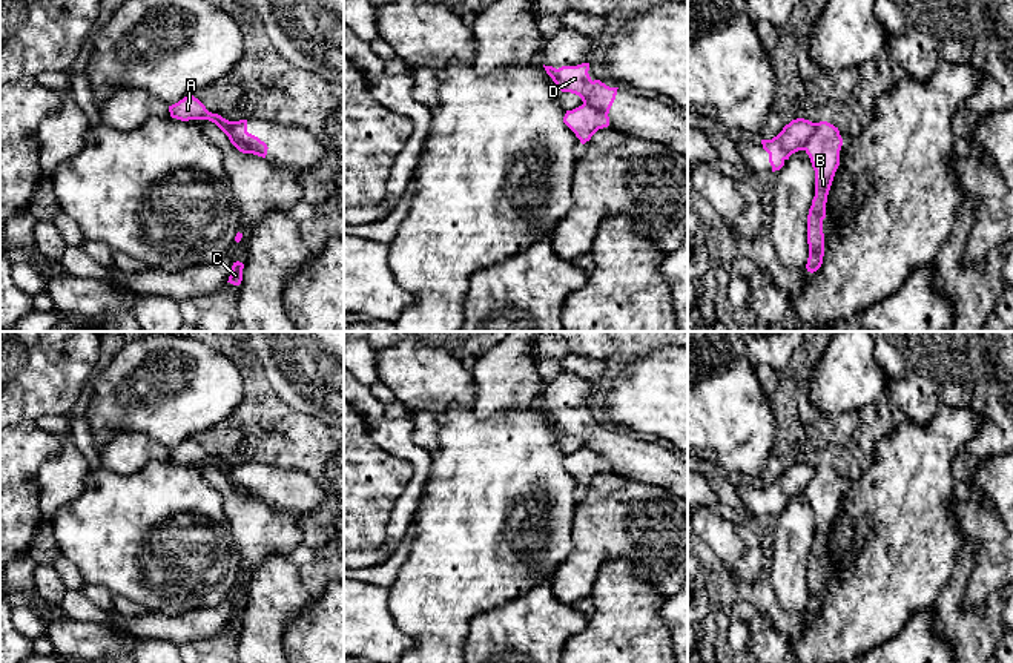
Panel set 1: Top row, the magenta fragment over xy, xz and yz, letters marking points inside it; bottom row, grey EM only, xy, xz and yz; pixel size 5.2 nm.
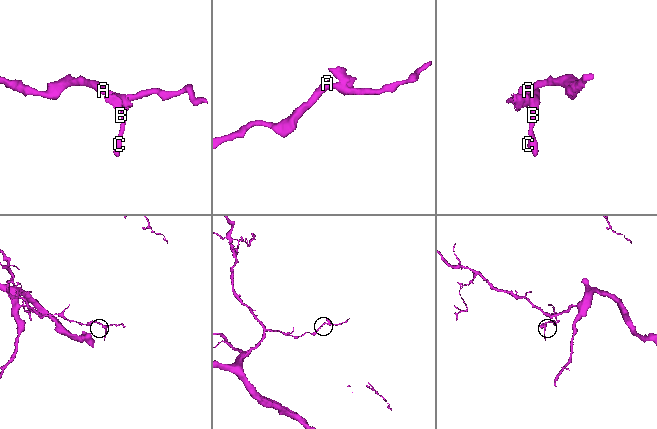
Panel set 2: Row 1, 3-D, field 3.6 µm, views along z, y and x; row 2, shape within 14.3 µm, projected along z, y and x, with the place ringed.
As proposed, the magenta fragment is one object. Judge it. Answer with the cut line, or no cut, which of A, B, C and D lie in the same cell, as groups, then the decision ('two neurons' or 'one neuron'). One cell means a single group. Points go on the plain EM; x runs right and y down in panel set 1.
xy (230, 465), (230, 478), (252, 496) | A B C / D | two neurons

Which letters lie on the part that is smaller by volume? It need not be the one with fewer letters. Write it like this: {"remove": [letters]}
{"remove": ["D"]}

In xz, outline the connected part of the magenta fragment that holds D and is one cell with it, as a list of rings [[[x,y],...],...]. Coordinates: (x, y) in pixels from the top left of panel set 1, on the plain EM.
[[[589,407],[562,410],[559,413],[545,408],[543,411],[562,436],[576,437],[585,450],[591,450],[606,459],[609,457],[619,431],[609,431],[600,424],[592,425],[588,417]]]

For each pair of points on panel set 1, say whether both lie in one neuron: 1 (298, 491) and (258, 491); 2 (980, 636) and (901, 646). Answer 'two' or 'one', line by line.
1: one
2: two

